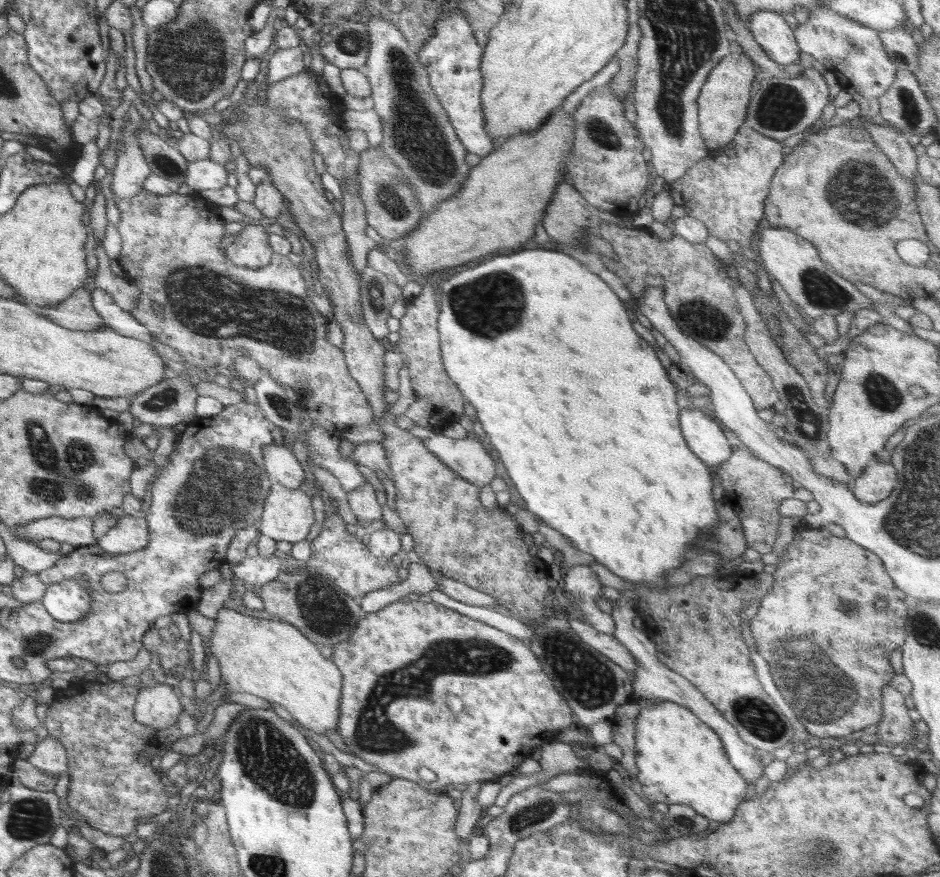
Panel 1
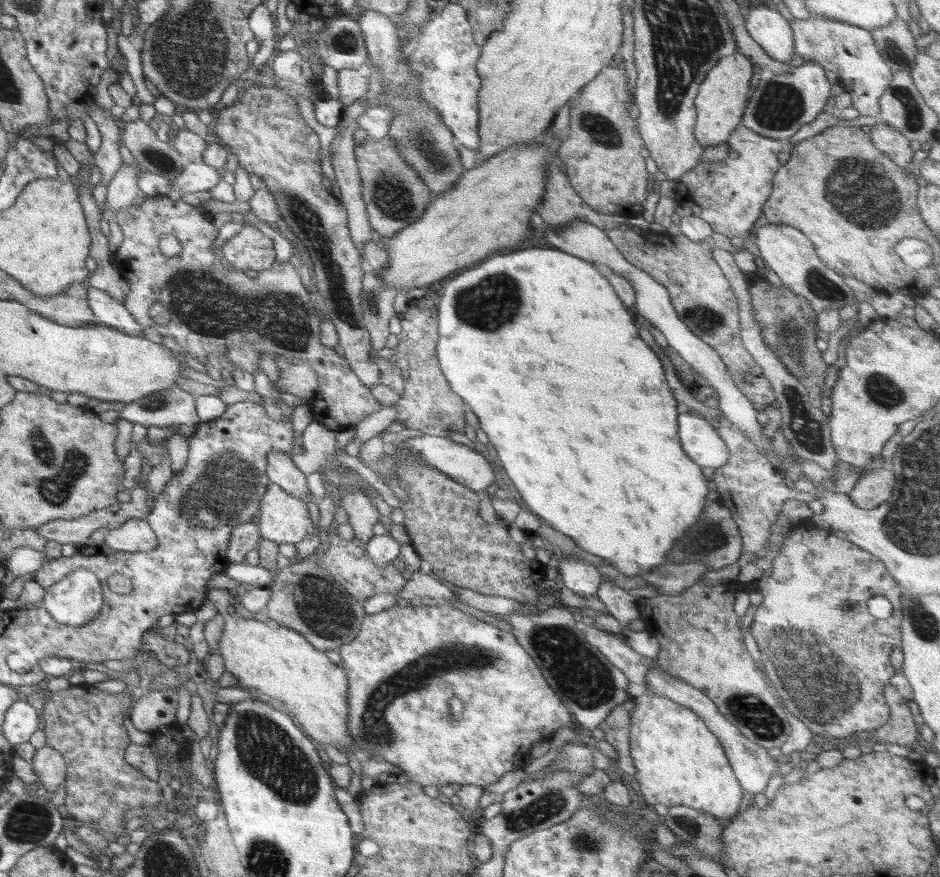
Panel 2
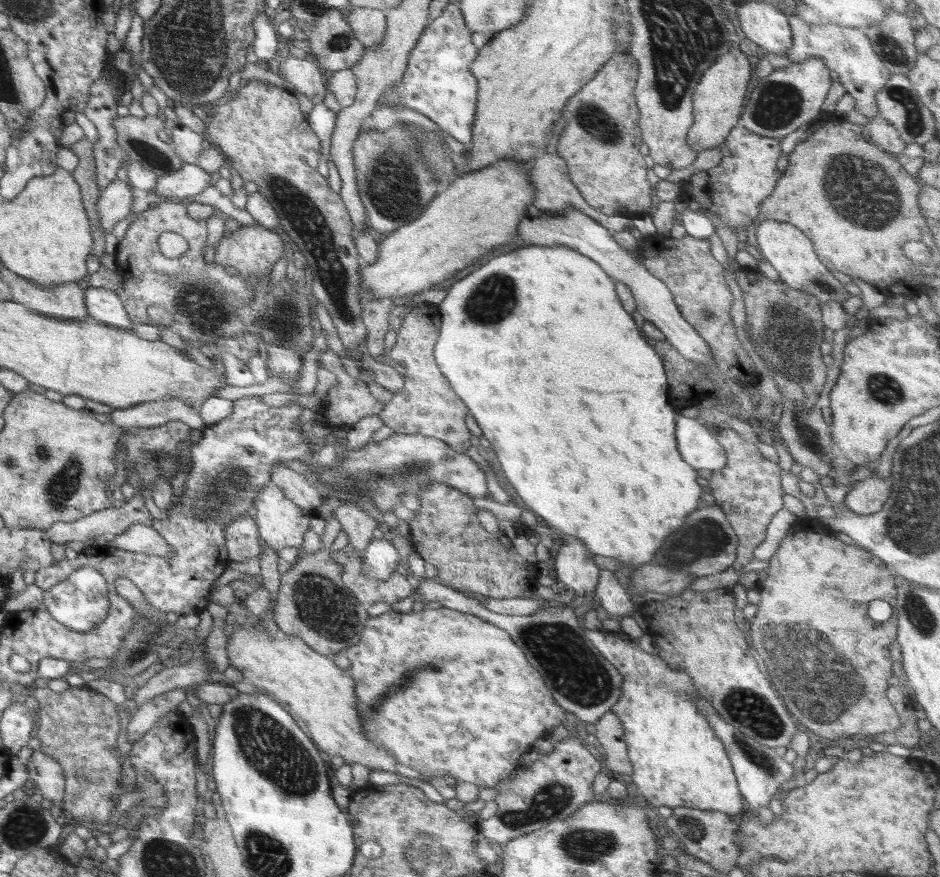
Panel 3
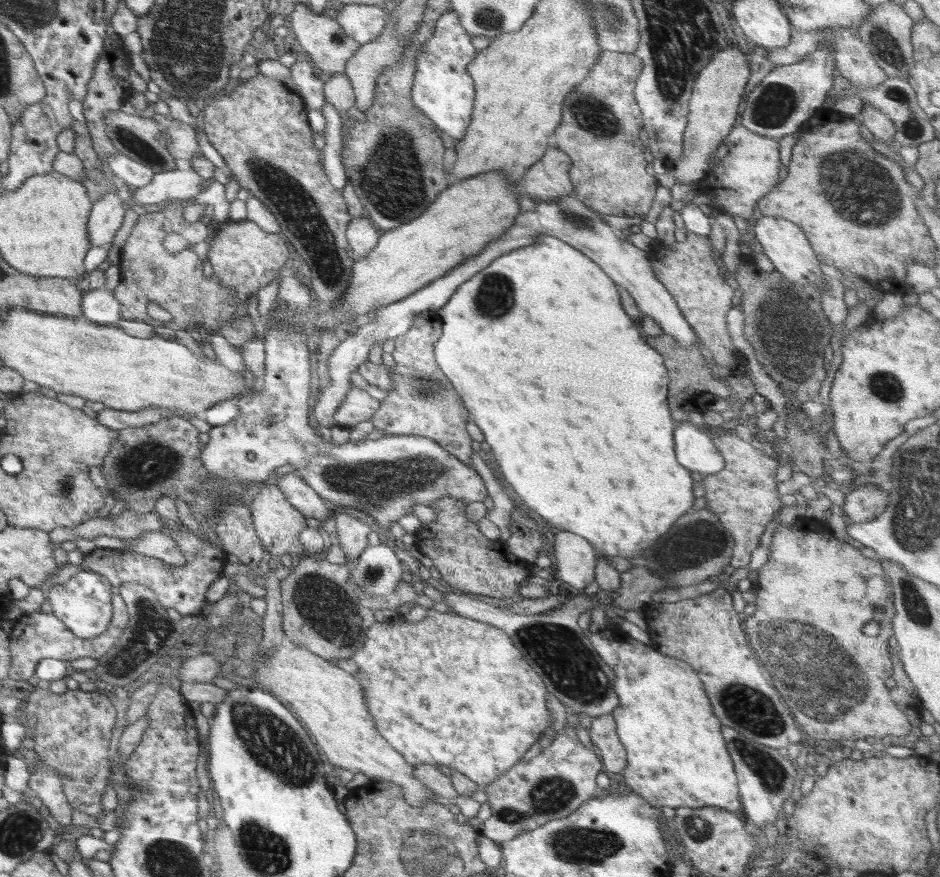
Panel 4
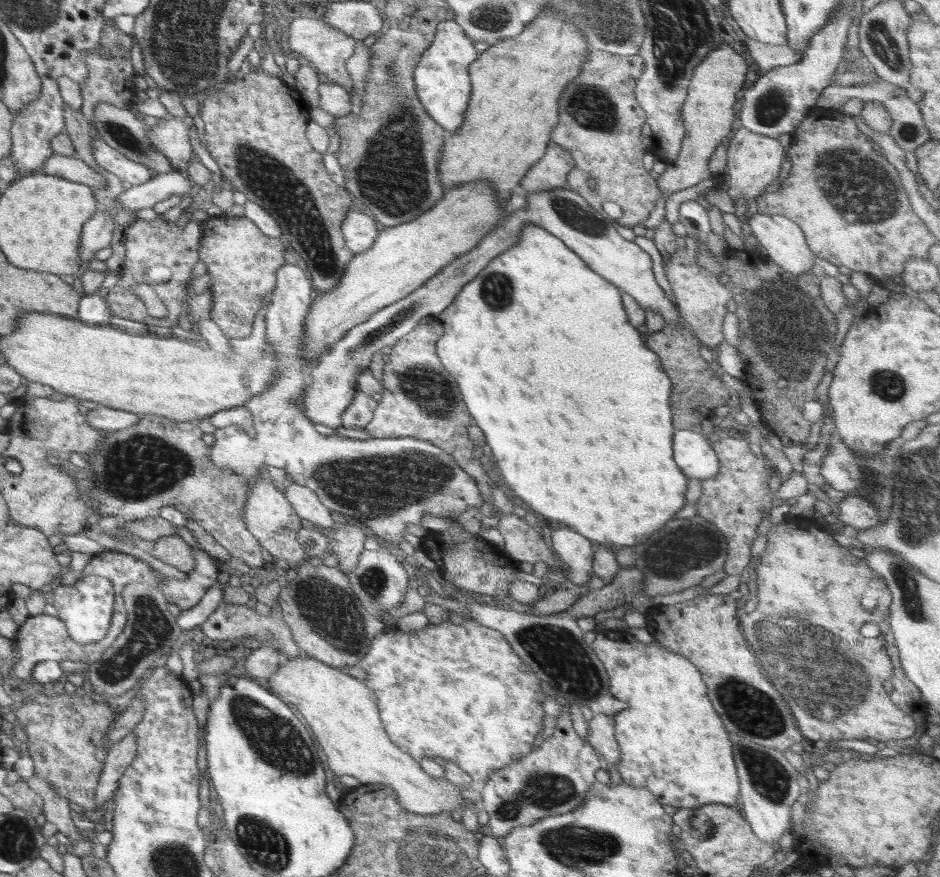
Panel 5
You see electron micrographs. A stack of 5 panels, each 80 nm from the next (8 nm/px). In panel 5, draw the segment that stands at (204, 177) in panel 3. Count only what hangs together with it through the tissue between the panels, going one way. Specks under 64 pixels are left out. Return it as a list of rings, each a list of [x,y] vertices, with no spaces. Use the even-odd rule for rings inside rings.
[[[182,171],[168,173],[154,173],[152,178],[144,184],[139,184],[126,189],[117,196],[118,204],[122,210],[144,210],[152,208],[158,202],[168,201],[171,196],[190,192],[193,182]]]

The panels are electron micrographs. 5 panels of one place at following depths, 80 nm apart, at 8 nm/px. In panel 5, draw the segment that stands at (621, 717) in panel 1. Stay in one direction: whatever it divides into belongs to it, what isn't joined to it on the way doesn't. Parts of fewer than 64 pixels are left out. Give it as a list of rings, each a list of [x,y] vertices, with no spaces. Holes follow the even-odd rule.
[[[594,714],[588,721],[587,742],[602,756],[605,764],[618,764],[620,749],[615,739],[612,715]]]

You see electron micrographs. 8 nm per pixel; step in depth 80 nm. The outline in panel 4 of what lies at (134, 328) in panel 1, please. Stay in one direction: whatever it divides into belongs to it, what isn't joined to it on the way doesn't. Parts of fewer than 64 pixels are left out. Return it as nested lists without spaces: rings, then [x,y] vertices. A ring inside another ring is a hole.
[[[105,286],[83,293],[82,311],[84,317],[96,324],[115,325],[122,320],[120,305],[114,298],[113,290]]]

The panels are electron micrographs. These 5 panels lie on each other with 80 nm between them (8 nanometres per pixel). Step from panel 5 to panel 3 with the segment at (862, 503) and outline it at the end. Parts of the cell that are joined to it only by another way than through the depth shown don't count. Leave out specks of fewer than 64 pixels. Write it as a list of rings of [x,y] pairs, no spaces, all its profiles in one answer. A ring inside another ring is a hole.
[[[871,476],[854,485],[852,491],[846,494],[846,506],[856,514],[868,516],[878,512],[891,496],[892,480],[880,480]]]

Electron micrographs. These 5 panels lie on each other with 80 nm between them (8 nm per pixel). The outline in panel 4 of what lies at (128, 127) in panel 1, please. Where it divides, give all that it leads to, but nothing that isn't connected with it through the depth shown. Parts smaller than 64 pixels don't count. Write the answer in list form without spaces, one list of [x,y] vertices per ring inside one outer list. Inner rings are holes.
[[[118,188],[94,202],[88,223],[91,246],[110,246],[114,235],[124,221],[123,204],[128,203],[118,195]]]

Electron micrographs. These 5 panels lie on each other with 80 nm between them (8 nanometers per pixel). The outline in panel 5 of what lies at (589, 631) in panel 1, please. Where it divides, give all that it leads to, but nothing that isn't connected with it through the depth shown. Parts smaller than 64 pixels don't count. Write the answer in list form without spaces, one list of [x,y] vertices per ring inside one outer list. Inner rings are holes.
[[[597,632],[591,646],[607,670],[610,694],[627,705],[626,709],[612,716],[615,739],[620,749],[616,768],[623,782],[633,787],[647,788],[660,804],[678,809],[693,809],[712,803],[739,807],[739,778],[733,746],[706,696],[707,688],[696,665],[680,653],[666,650],[656,640],[644,644],[629,632]]]

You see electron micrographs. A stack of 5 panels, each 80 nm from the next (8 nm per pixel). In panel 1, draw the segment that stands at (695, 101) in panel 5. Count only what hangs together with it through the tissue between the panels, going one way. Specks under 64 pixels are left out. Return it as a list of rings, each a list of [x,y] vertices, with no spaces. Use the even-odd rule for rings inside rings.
[[[730,53],[720,60],[720,64],[716,64],[704,82],[697,98],[699,133],[710,150],[731,146],[734,135],[745,121],[755,79],[754,68],[754,62],[744,54]]]

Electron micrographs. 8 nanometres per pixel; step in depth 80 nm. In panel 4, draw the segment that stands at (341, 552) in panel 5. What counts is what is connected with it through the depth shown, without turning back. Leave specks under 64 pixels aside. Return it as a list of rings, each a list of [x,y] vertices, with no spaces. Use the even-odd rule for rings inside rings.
[[[348,512],[337,513],[332,514],[337,528],[337,537],[334,542],[340,545],[349,565],[353,566],[368,546],[368,534],[371,530],[368,525],[352,517]]]

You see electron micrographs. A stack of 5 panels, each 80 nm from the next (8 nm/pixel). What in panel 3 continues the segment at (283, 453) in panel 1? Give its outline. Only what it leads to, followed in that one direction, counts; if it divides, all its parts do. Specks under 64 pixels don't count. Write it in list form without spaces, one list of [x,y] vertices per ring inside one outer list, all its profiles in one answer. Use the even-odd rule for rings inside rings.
[[[285,463],[272,465],[272,475],[269,482],[278,486],[283,491],[284,497],[310,514],[313,511],[320,514],[325,507],[323,498],[318,494],[320,489],[313,486],[302,474],[288,469]]]

